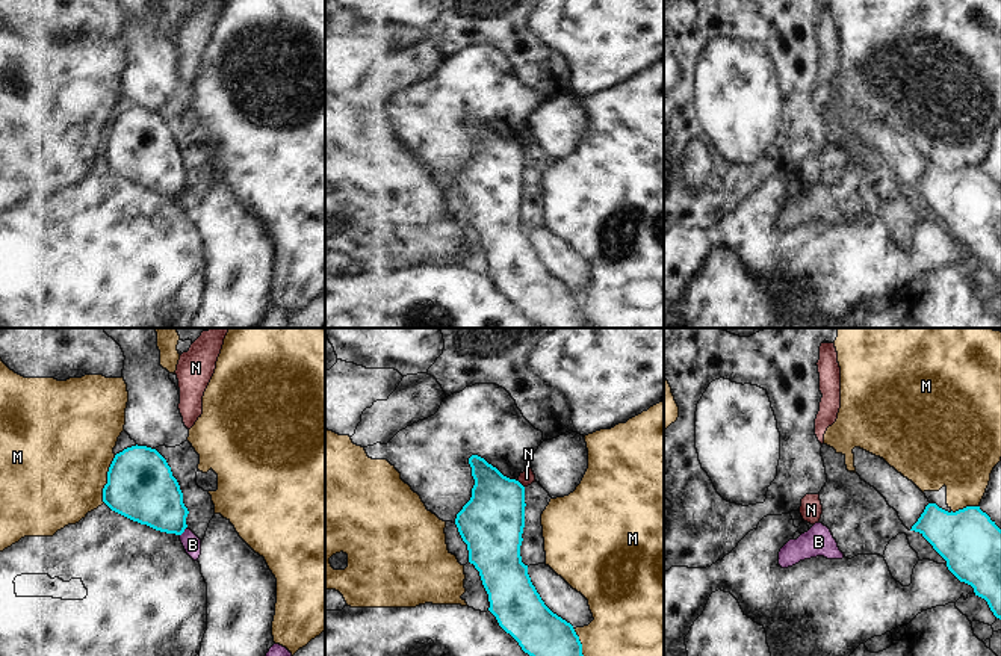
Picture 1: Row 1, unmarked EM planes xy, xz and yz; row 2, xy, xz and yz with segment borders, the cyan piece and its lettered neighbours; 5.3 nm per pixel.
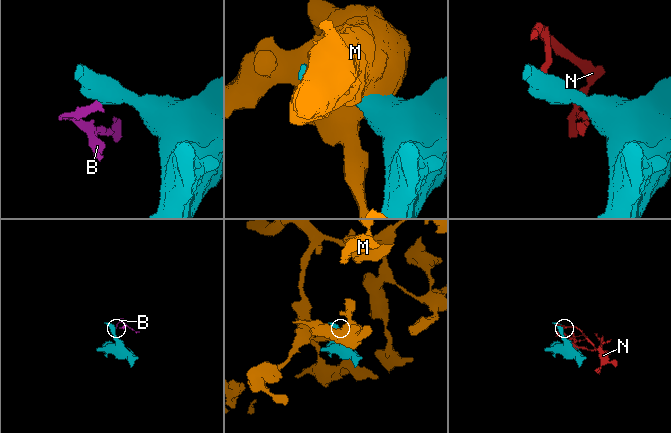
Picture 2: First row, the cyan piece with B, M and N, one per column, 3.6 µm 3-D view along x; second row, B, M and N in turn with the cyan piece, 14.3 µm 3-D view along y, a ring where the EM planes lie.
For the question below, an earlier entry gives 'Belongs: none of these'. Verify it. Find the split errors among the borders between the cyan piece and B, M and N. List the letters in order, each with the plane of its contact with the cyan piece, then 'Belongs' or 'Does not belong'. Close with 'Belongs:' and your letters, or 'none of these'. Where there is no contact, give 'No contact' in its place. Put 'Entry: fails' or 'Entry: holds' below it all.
B: Touches cyan in xy. Does not belong
M: Touches cyan in xy. Does not belong
N: Touches cyan in xz. Does not belong
Belongs: none of these.
Entry: holds

